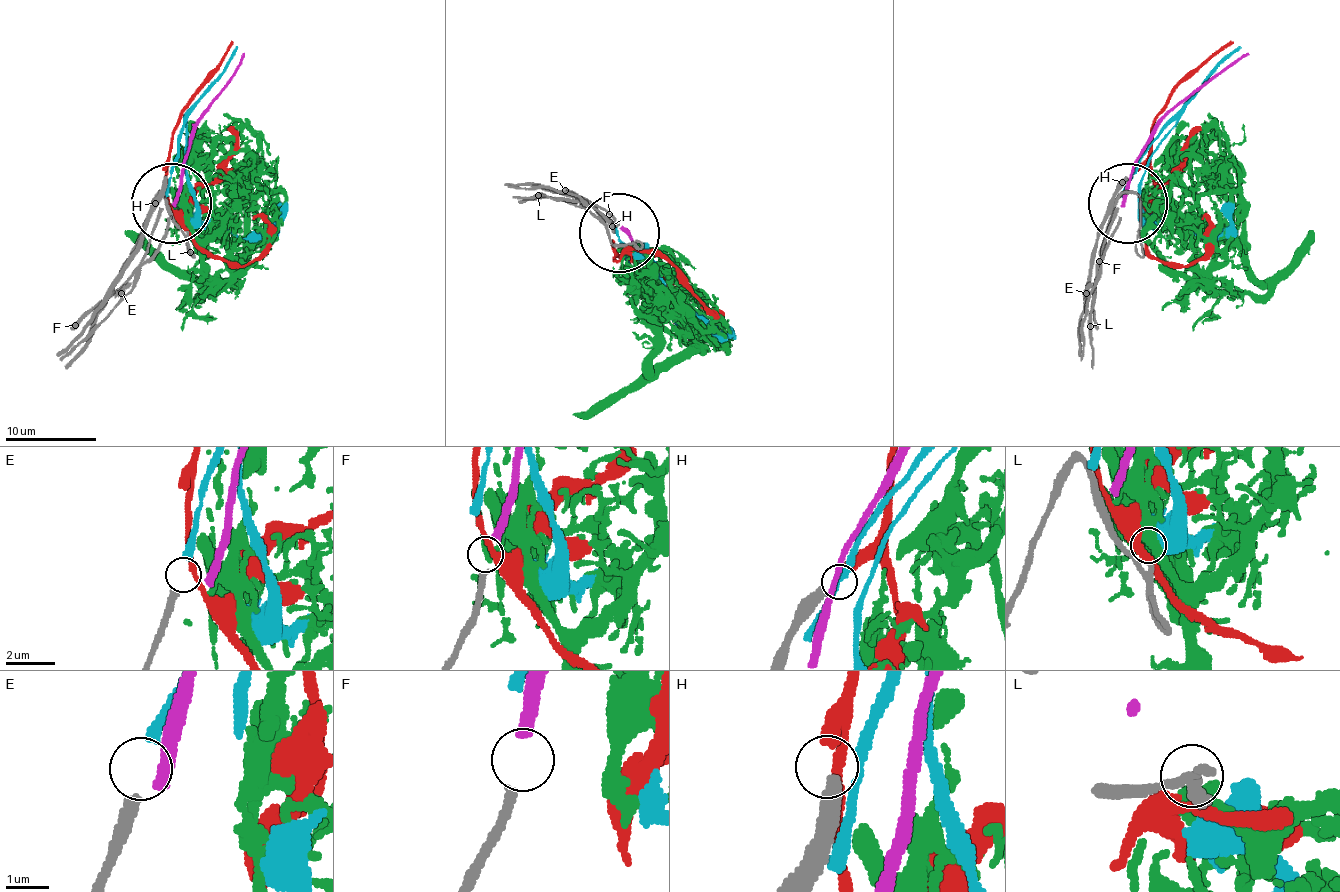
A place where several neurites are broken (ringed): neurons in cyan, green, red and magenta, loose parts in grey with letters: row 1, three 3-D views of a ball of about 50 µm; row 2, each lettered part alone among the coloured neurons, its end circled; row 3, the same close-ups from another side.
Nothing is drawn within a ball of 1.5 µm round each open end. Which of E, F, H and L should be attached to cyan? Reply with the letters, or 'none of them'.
E

